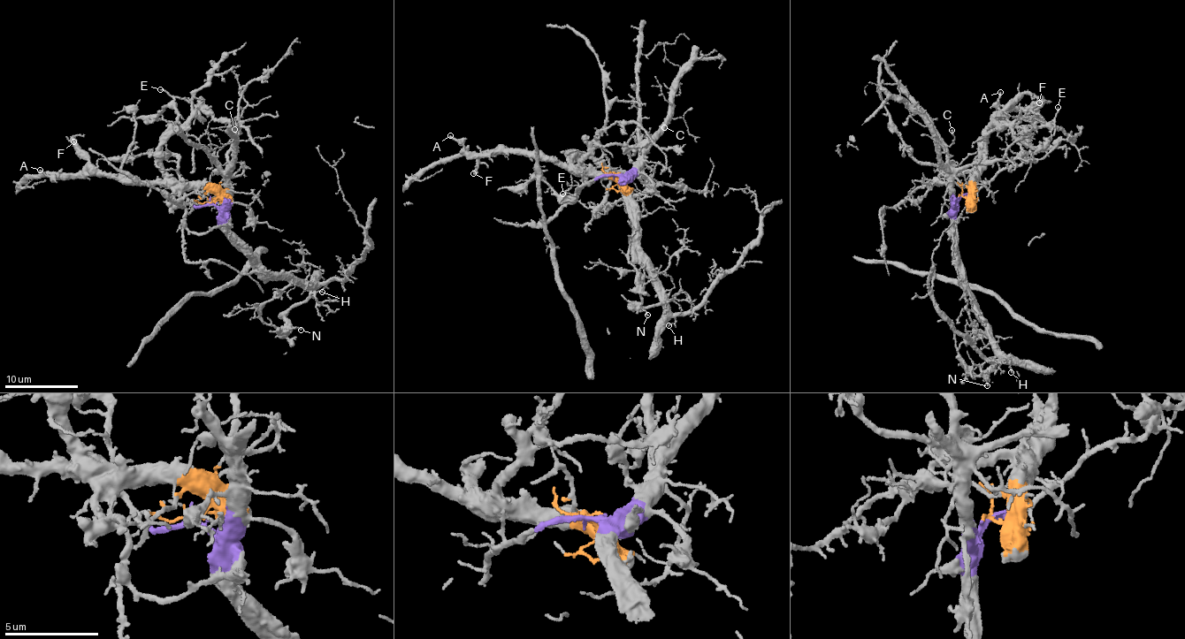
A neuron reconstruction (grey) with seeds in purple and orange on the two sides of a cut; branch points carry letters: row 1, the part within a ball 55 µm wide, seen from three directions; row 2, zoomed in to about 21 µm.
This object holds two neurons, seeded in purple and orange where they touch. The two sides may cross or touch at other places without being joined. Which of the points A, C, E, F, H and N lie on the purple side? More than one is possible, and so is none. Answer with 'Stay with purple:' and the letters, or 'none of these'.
Stay with purple: C, E, H, N

